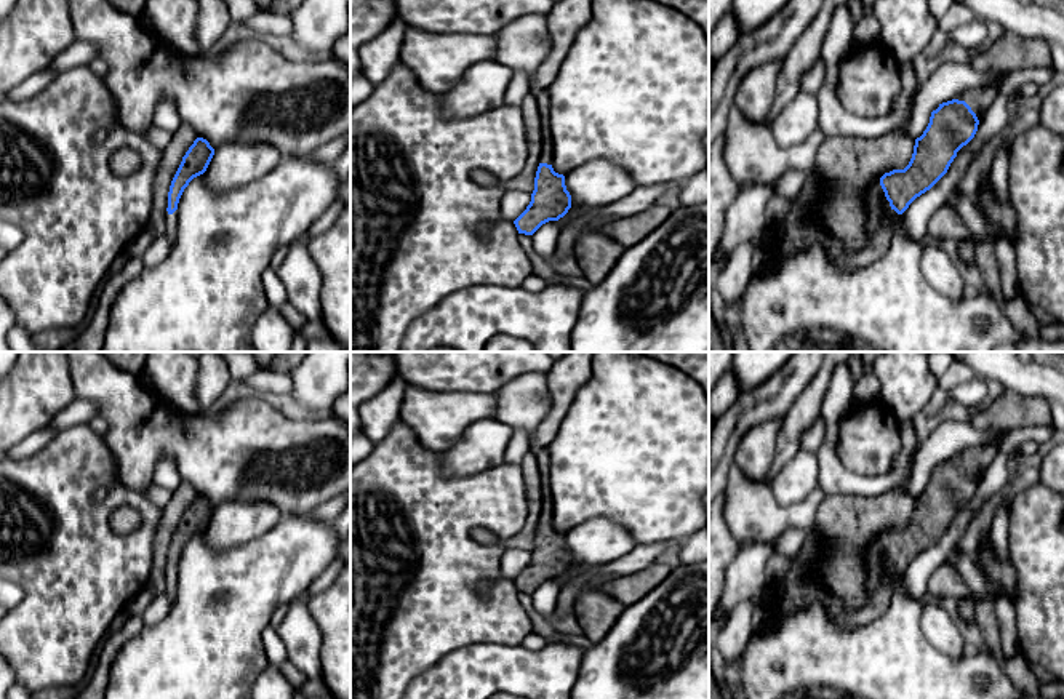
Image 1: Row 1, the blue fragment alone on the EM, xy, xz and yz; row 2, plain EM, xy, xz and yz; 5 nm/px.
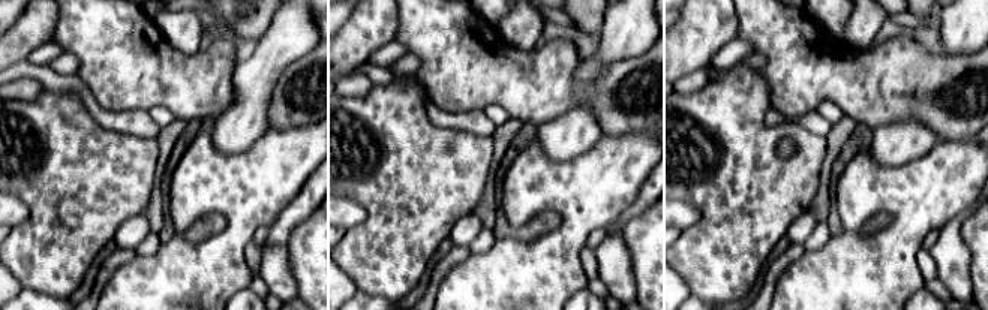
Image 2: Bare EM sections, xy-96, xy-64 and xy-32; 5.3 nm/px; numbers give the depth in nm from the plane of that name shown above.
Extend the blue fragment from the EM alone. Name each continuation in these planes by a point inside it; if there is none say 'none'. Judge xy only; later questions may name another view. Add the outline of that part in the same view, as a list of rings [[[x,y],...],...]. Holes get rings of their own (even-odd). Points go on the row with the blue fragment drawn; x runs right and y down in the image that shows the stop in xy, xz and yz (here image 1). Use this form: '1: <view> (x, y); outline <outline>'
1: xy (172, 219); outline [[[178,210],[173,214],[166,211],[166,234],[165,235],[168,242],[171,243],[171,248],[176,242],[176,232],[178,232]]]

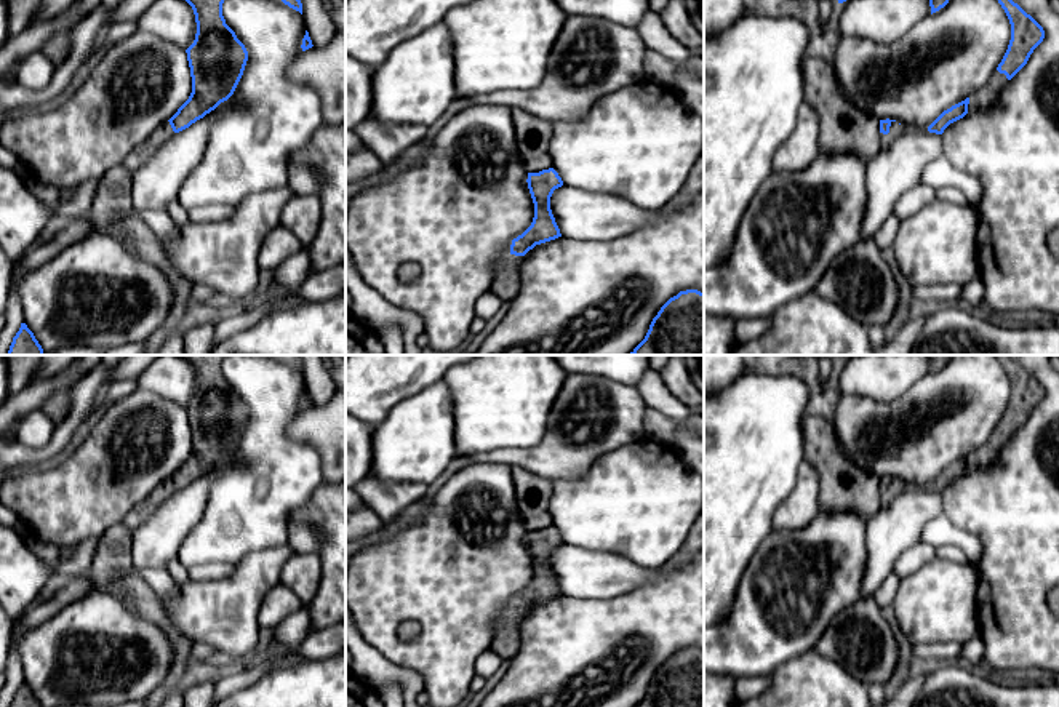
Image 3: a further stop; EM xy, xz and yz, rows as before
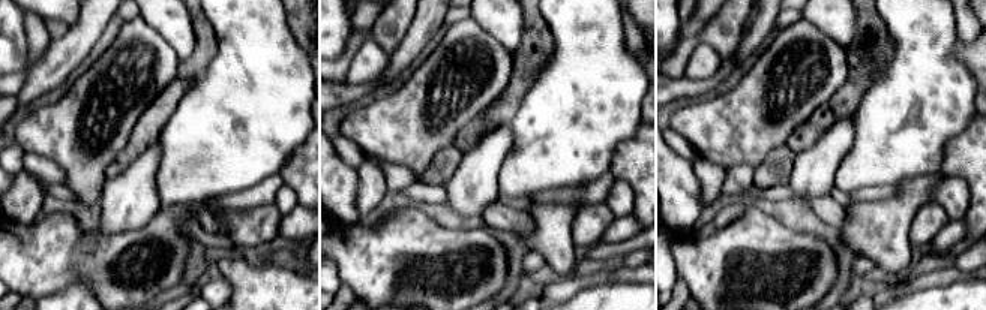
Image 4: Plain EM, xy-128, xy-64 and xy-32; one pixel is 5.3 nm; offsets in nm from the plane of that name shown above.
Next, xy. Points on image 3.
1: xy (143, 152); outline [[[165,122],[123,160],[122,166],[133,174],[173,136],[170,122]]]

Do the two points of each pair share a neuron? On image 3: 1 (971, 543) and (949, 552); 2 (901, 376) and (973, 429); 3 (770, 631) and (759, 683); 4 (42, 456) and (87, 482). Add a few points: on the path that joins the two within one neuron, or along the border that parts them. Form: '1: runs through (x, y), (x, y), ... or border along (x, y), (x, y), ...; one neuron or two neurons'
1: border along (936, 547), (955, 546), (968, 560); two neurons
2: border along (930, 371), (901, 397), (880, 402); two neurons
3: border along (738, 675), (770, 677); two neurons
4: border along (42, 466), (16, 472); two neurons

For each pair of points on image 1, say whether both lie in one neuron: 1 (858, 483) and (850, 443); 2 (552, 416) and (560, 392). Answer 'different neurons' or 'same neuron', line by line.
1: different neurons
2: same neuron

